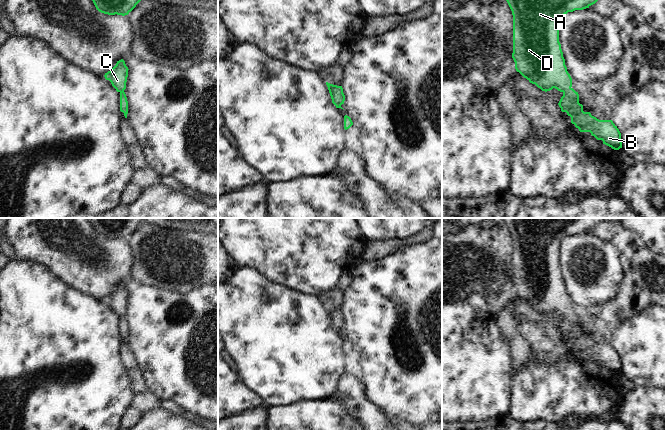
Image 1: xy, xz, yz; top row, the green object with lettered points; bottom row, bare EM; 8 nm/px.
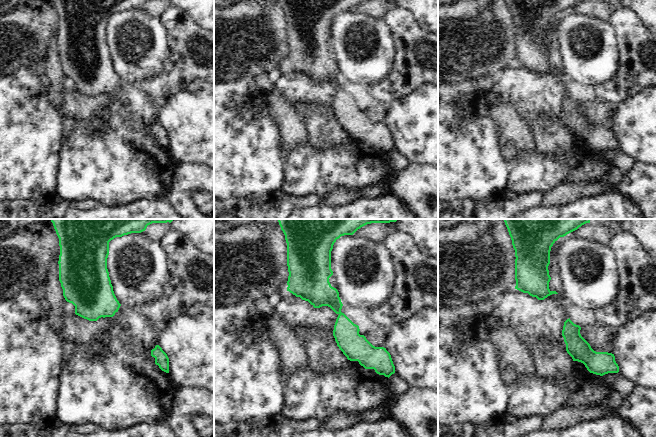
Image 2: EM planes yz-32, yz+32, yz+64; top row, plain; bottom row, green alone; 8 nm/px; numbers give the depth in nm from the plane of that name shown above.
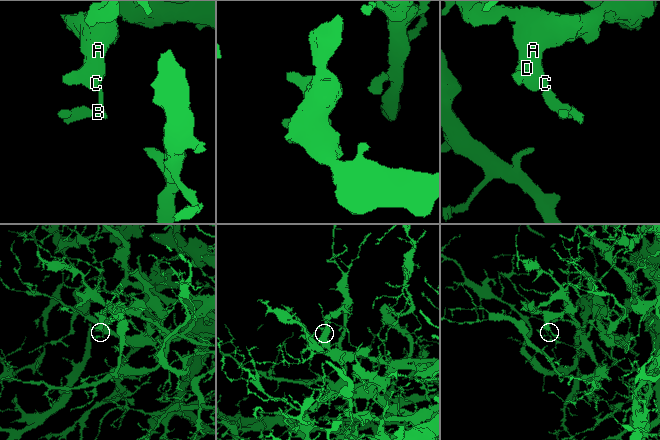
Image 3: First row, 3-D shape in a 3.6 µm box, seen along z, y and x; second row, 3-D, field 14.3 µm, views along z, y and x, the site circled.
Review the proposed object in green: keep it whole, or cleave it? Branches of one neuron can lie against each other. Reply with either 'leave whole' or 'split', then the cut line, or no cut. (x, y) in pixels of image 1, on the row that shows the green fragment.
leave whole; cut none

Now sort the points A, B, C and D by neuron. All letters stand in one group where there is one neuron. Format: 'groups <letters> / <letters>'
groups A B C D

